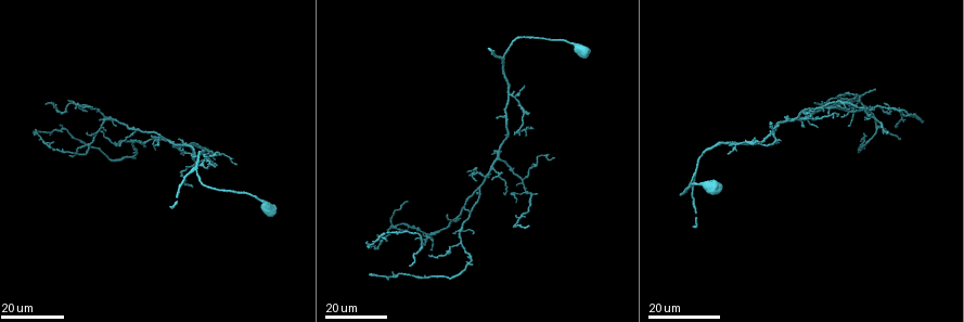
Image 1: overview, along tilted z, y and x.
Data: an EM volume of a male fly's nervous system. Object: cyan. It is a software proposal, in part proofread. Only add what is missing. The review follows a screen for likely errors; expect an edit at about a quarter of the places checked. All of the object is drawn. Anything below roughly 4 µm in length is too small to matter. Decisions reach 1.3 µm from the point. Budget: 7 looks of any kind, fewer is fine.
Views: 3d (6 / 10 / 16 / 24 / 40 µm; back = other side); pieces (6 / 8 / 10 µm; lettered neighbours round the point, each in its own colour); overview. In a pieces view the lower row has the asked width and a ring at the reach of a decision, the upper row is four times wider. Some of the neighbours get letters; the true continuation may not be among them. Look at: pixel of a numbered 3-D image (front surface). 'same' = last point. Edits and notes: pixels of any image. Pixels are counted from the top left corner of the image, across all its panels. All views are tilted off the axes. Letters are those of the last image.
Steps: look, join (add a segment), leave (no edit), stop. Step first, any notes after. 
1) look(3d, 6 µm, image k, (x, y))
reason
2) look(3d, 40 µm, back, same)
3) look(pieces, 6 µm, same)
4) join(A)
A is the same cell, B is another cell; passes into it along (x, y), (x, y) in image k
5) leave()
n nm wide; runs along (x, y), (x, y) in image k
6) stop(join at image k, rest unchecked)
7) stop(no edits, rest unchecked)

look(3d, 24 µm, image 1, (695, 229))
long arm stops here

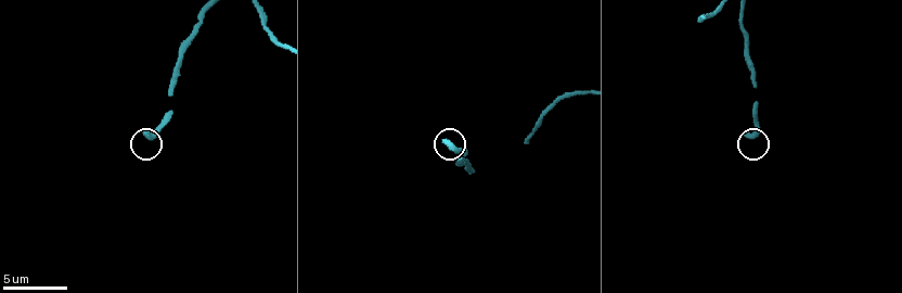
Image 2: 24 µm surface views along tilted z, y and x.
look(pieces, 10 µm, image 2, (446, 140))

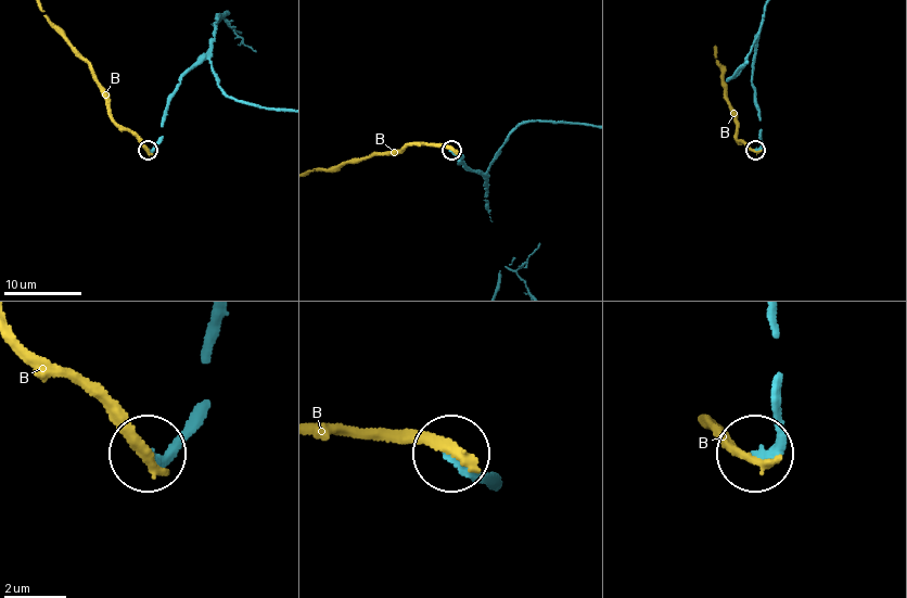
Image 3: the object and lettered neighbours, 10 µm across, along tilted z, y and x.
leave()
B is another cell; runs along (214, 72), (204, 59), (183, 76), (161, 141), (148, 150) in image 3; no lettered segment goes on from it

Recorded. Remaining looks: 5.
look(3d, 24 µm, image 1, (93, 106))

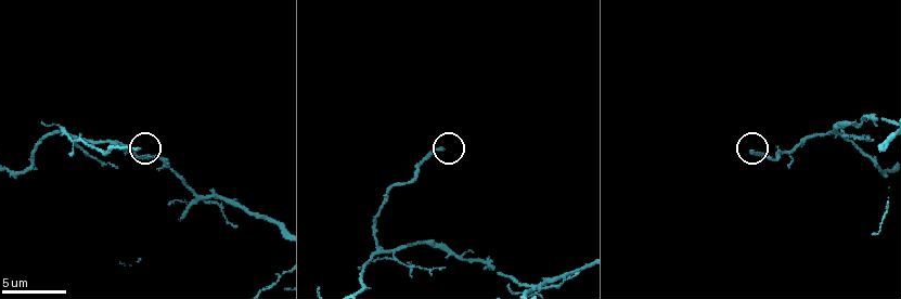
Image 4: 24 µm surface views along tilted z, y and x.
look(pieces, 10 µm, image 4, (443, 148))

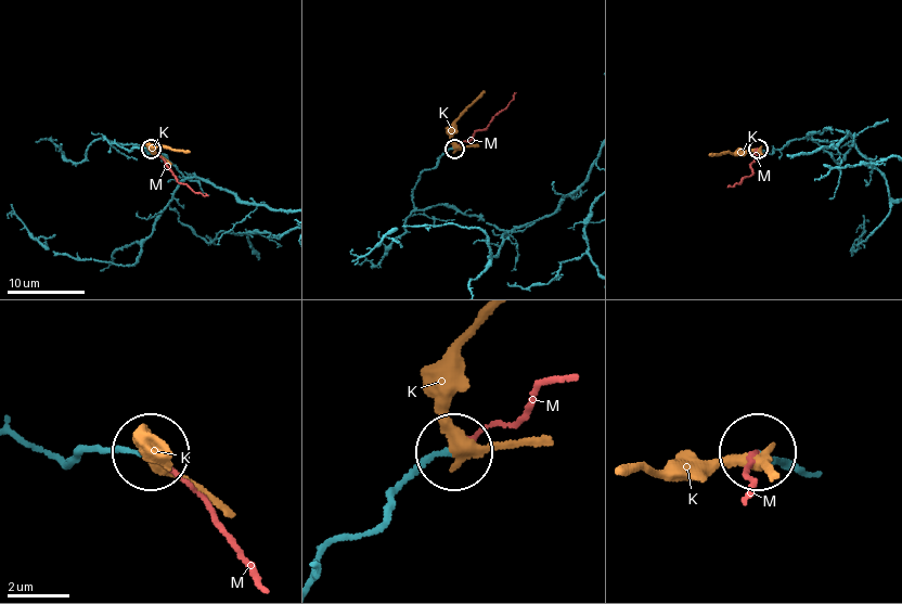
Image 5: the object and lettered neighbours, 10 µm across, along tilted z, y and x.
join(M)
160 nm wide; M is the same cell, K is another cell; passes into it along (385, 508), (392, 488), (518, 419), (551, 381) in image 5; the neuron continues

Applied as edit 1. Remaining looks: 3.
look(3d, 16 µm, image 1, (369, 275))
free end

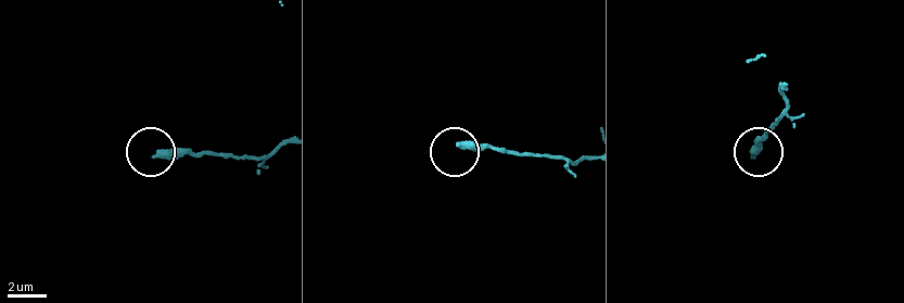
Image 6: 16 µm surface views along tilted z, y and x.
look(pieces, 8 µm, image 6, (456, 146))

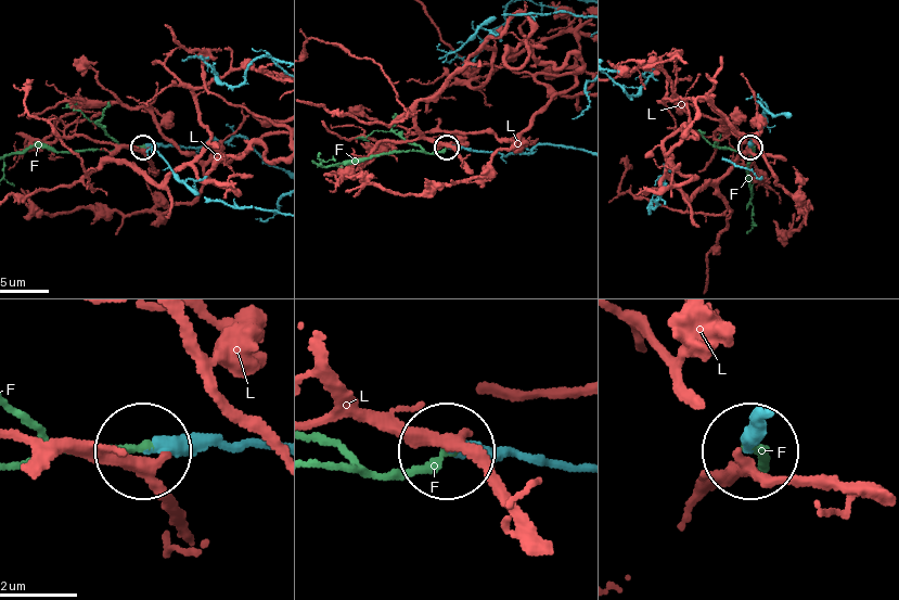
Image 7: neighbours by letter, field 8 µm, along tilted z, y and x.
join(F)
F is the same cell, L is another cell; passes into it along (251, 448), (169, 442), (11, 463) in image 7; it goes on there

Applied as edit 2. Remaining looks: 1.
stop(join at image 5, join at image 7, rest unchecked)

